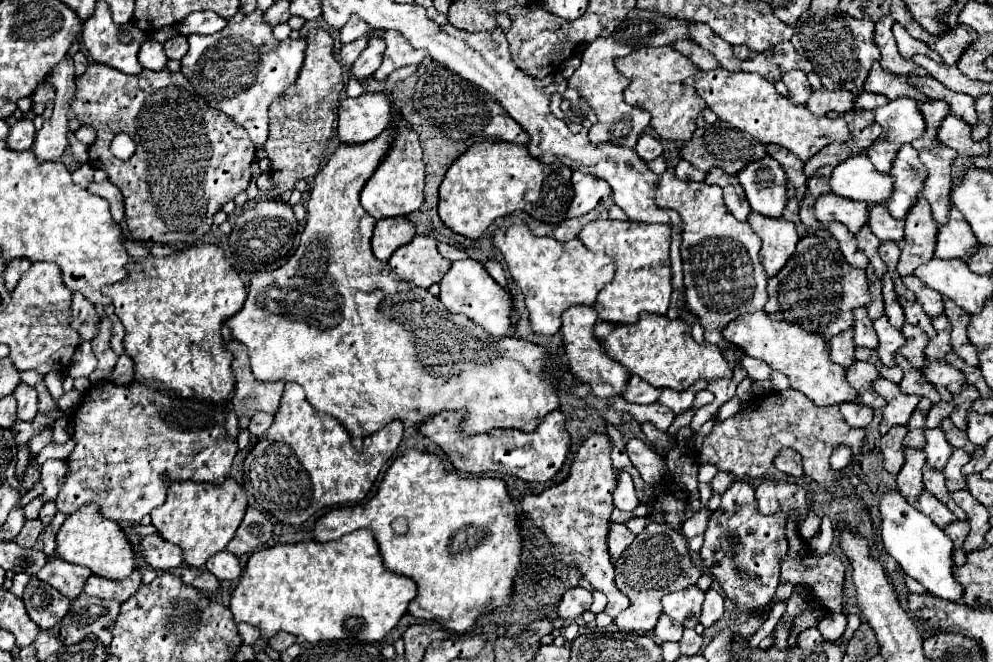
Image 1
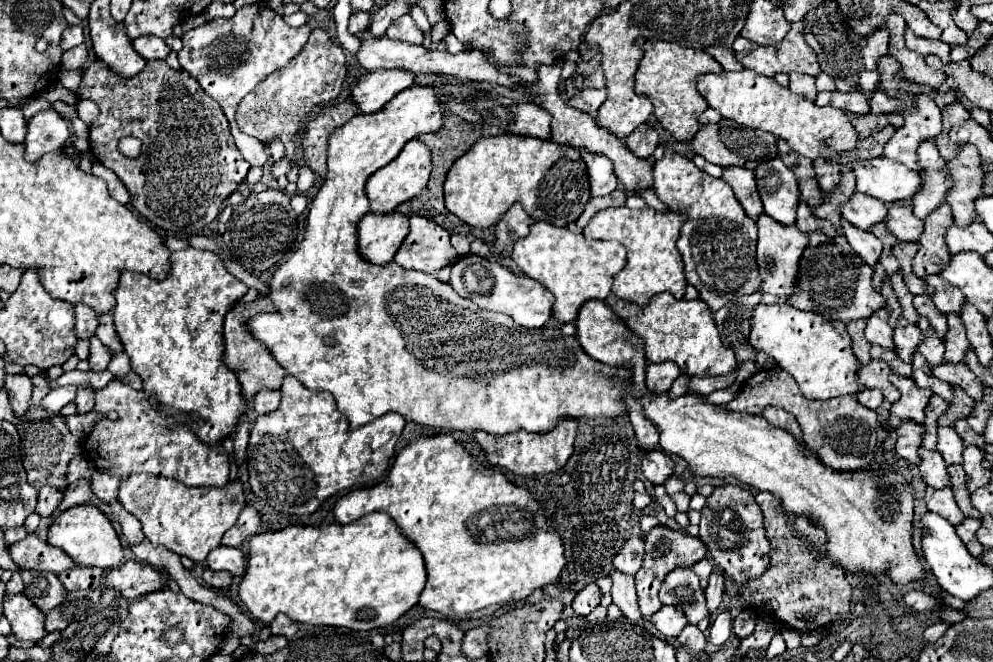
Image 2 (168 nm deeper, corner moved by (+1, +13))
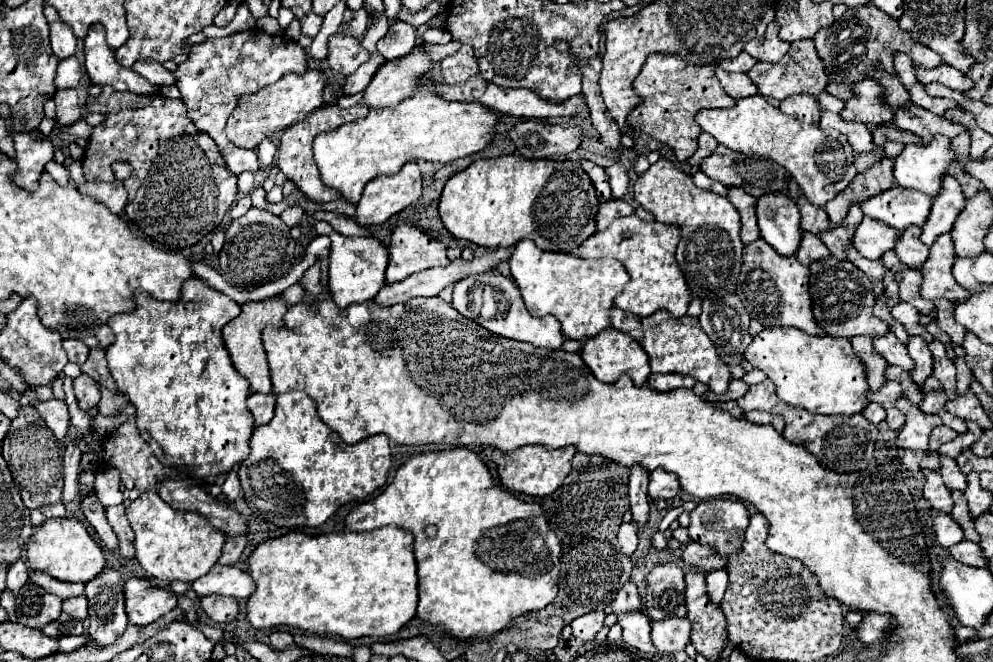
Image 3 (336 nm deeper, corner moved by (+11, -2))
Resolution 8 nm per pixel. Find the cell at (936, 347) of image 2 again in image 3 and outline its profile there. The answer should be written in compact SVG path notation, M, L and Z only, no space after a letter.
M933 340L933 342L929 342L929 350L933 354L933 374L931 376L941 382L943 392L949 398L957 396L957 392L955 392L955 368L953 368L953 362L945 354L945 346L939 340Z

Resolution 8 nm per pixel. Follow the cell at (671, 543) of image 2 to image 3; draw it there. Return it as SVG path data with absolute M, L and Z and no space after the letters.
M689 542L685 548L683 548L683 554L681 554L681 562L685 564L687 570L691 568L697 568L701 572L709 572L709 570L717 570L717 568L725 568L725 560L717 558L717 554L713 552L713 548L701 548L697 542Z

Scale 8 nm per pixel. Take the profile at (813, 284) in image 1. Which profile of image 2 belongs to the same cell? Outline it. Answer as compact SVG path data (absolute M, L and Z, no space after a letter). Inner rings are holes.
M817 231L817 233L811 233L809 237L811 241L799 265L797 293L789 297L793 307L801 311L819 313L829 321L843 321L843 323L871 317L871 313L885 307L885 299L871 285L873 269L855 255L855 251L851 249L851 245L843 235L837 235L831 239ZM841 263L857 263L857 265L845 267Z

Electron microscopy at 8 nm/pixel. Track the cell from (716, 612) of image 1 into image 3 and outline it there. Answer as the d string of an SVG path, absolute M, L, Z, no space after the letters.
M713 570L707 574L707 594L715 606L719 606L725 588L727 588L727 570Z

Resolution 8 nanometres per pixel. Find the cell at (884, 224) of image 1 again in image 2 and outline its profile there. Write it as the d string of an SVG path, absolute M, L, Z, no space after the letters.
M893 203L885 221L887 229L899 241L919 241L919 233L923 233L923 221L913 215L909 203Z

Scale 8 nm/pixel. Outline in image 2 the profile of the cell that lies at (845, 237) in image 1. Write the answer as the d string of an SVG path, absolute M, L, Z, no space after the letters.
M843 221L843 233L849 241L849 245L853 247L853 251L863 259L867 261L867 265L875 265L879 261L879 255L881 255L881 241L869 233L869 231L859 231L857 227L853 227L849 221Z

